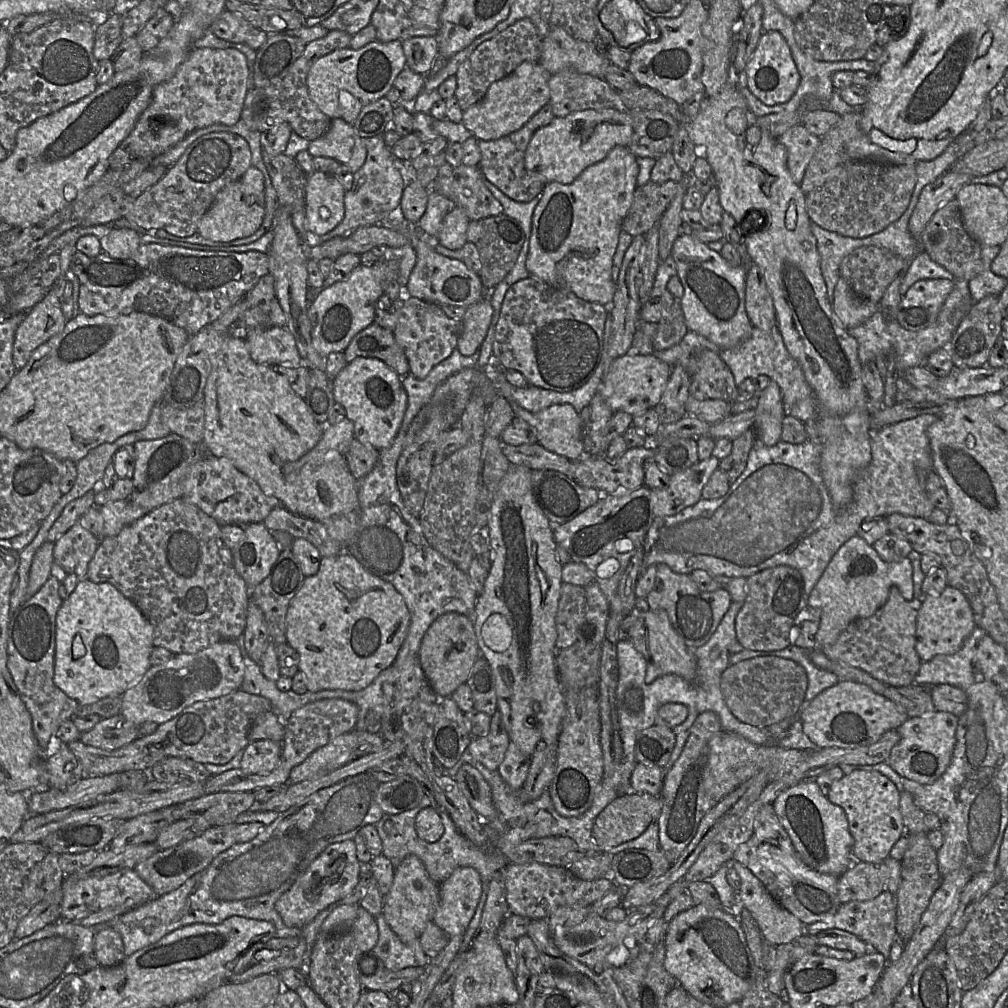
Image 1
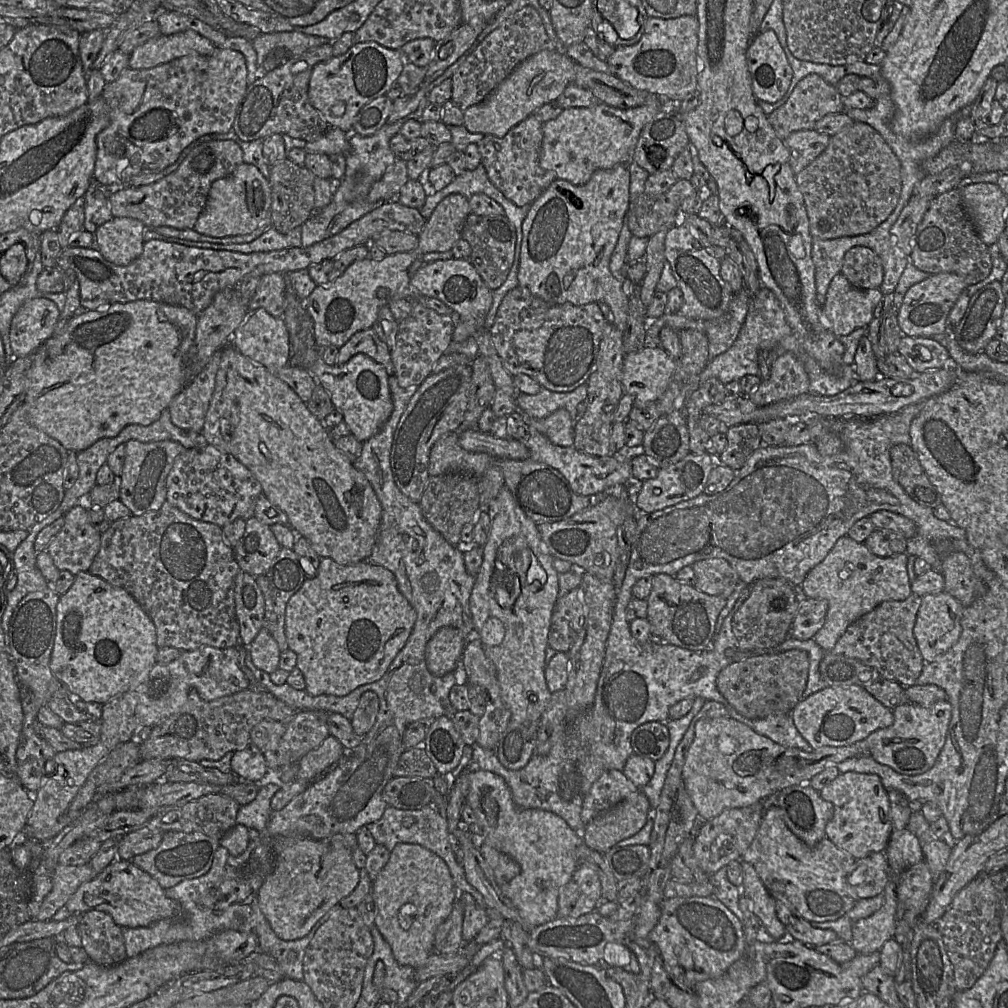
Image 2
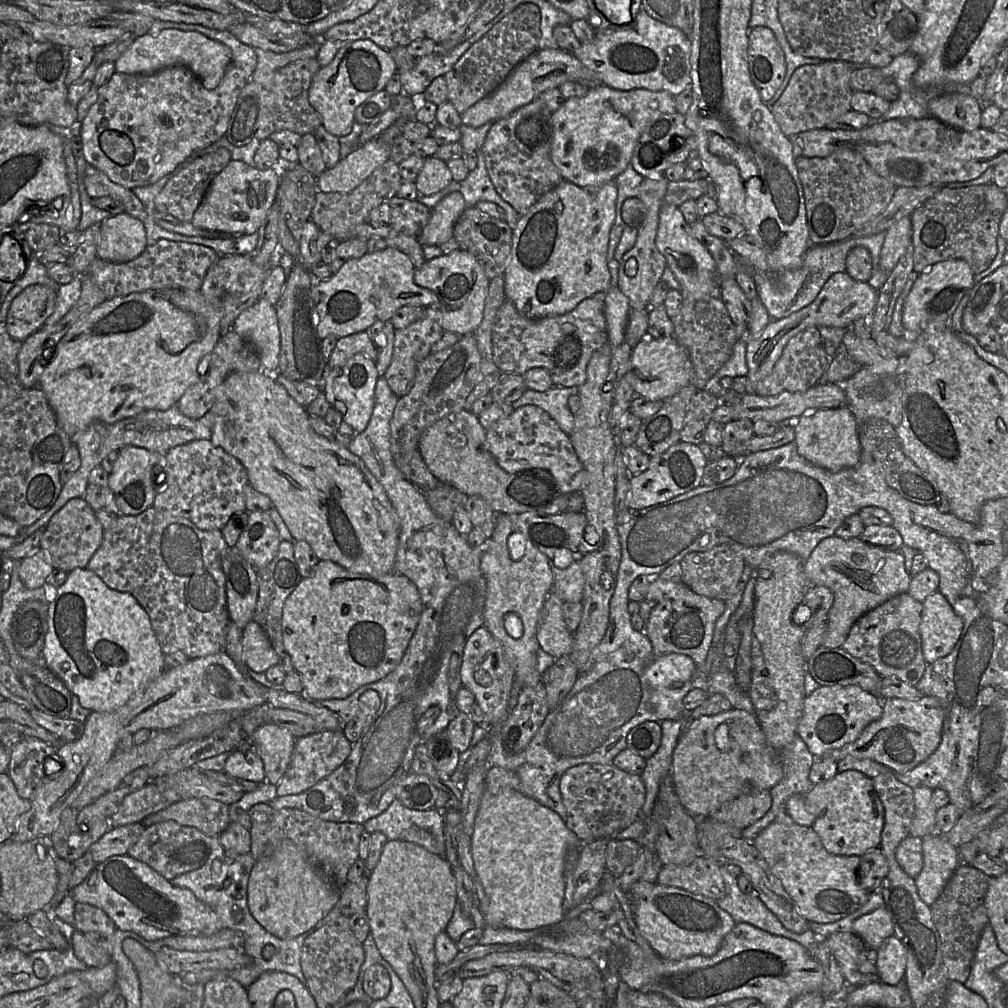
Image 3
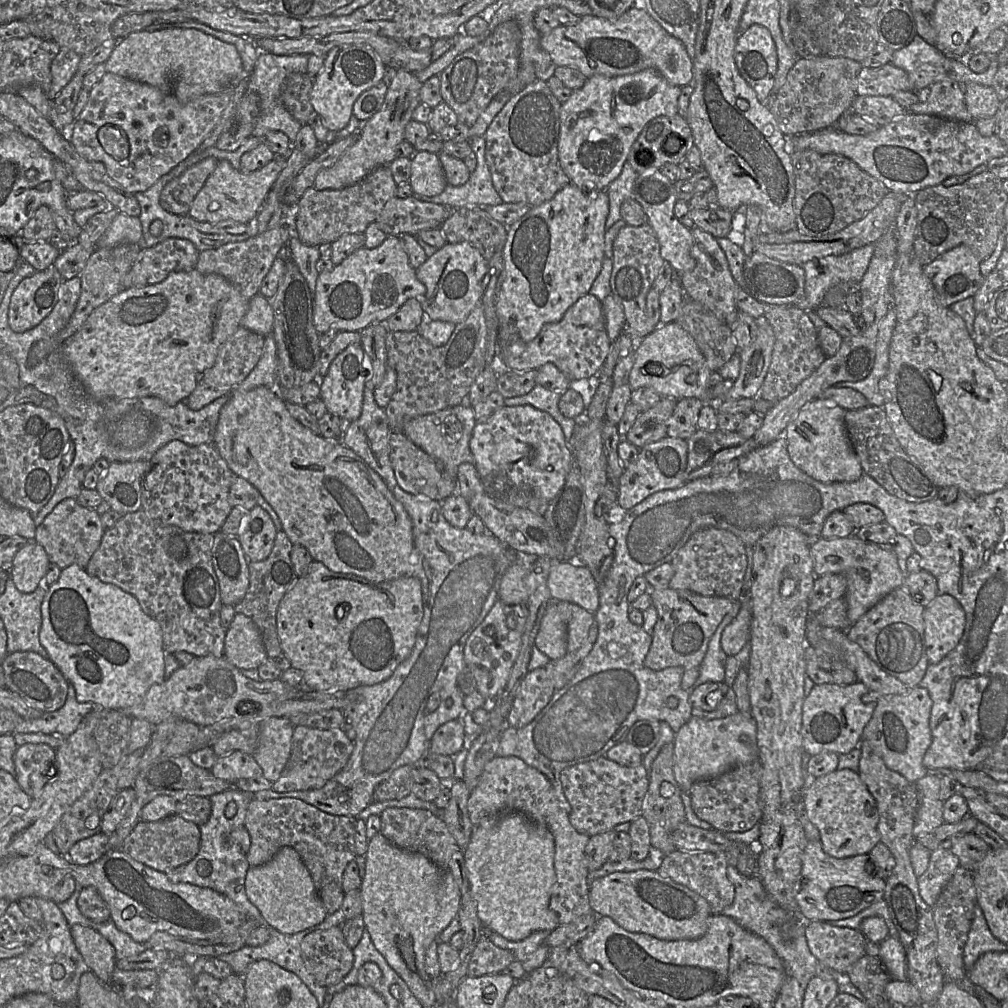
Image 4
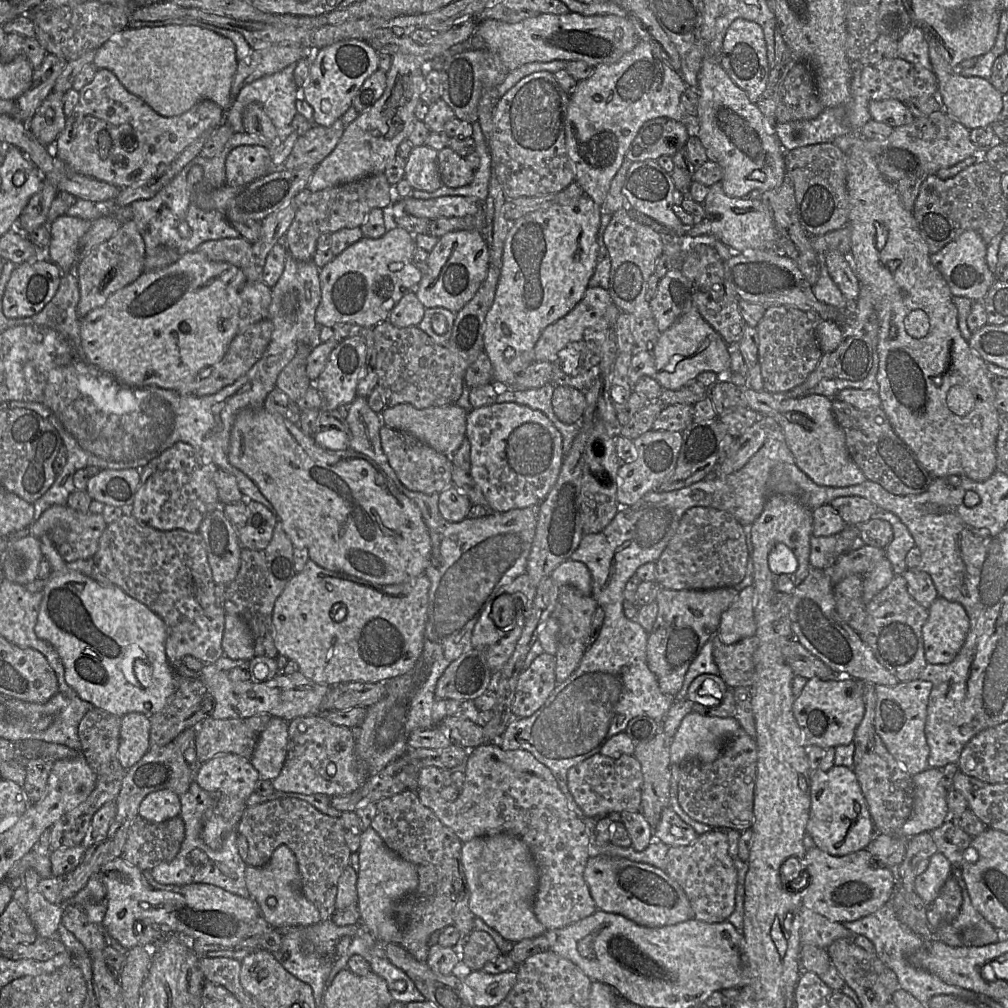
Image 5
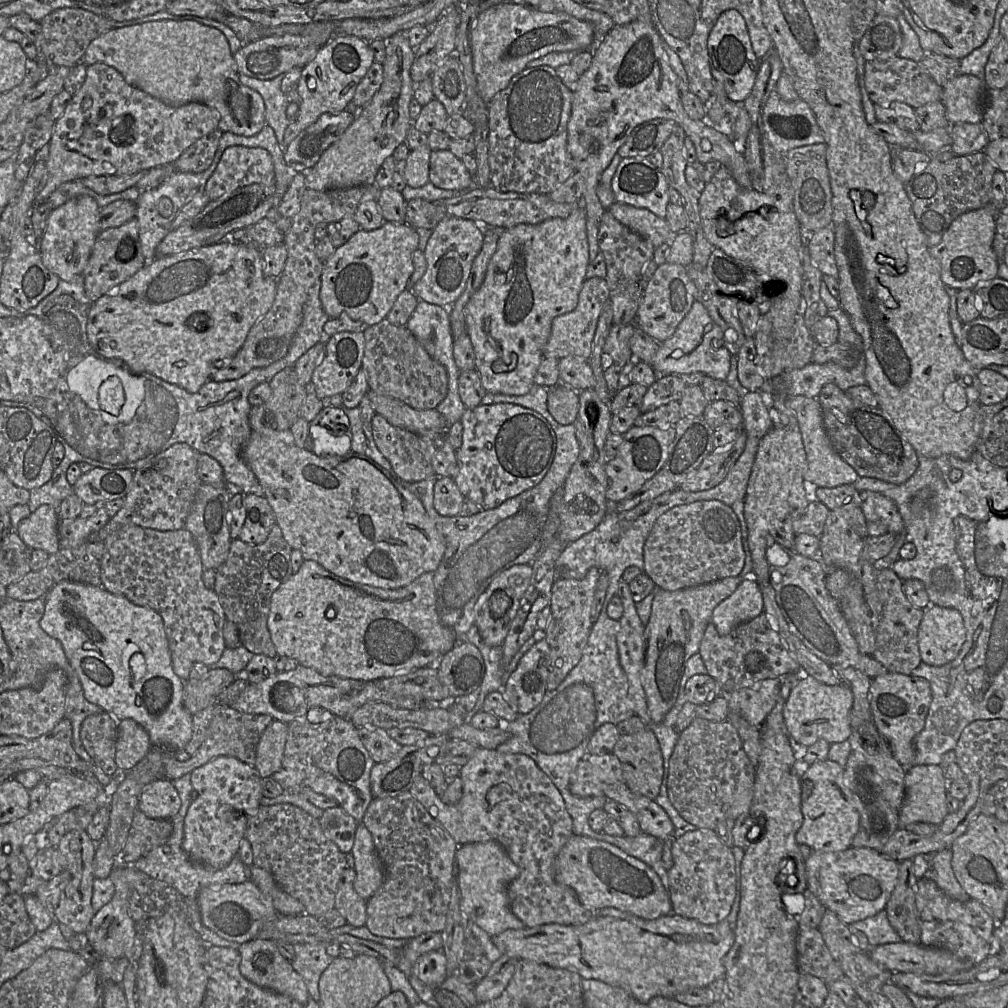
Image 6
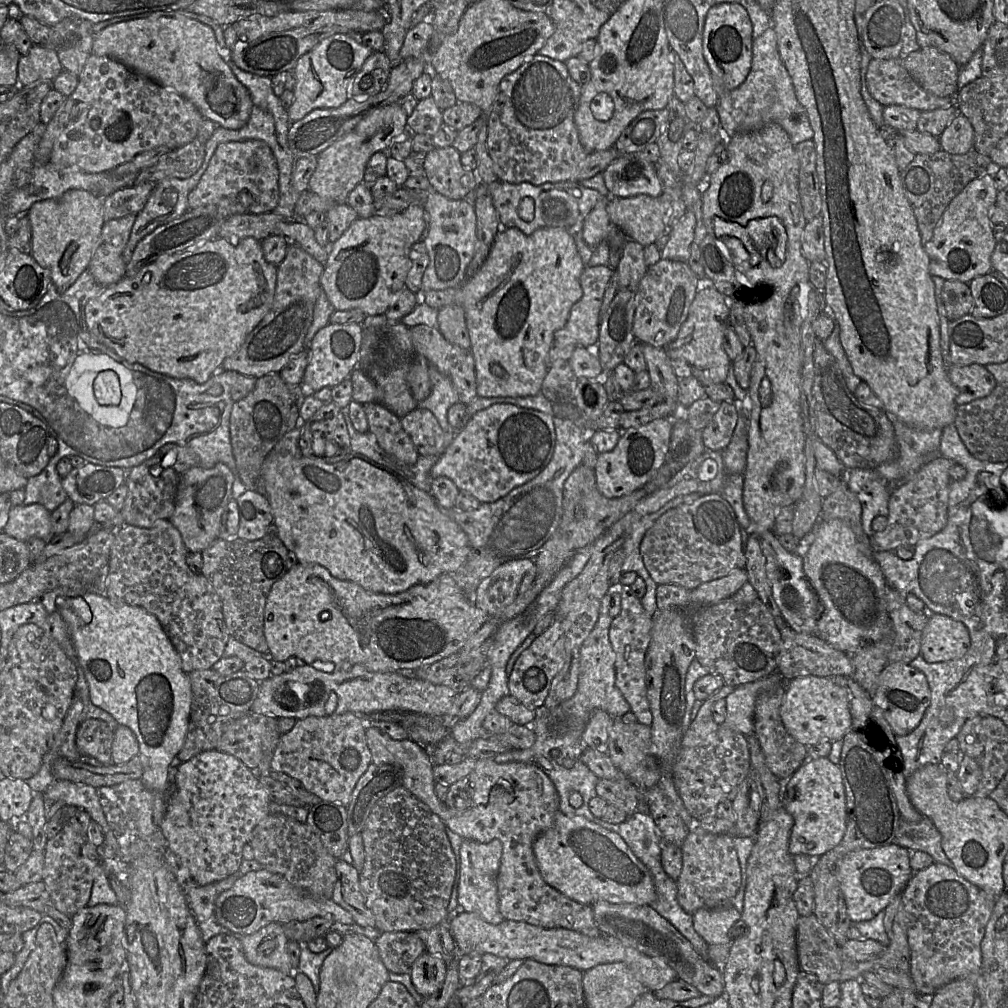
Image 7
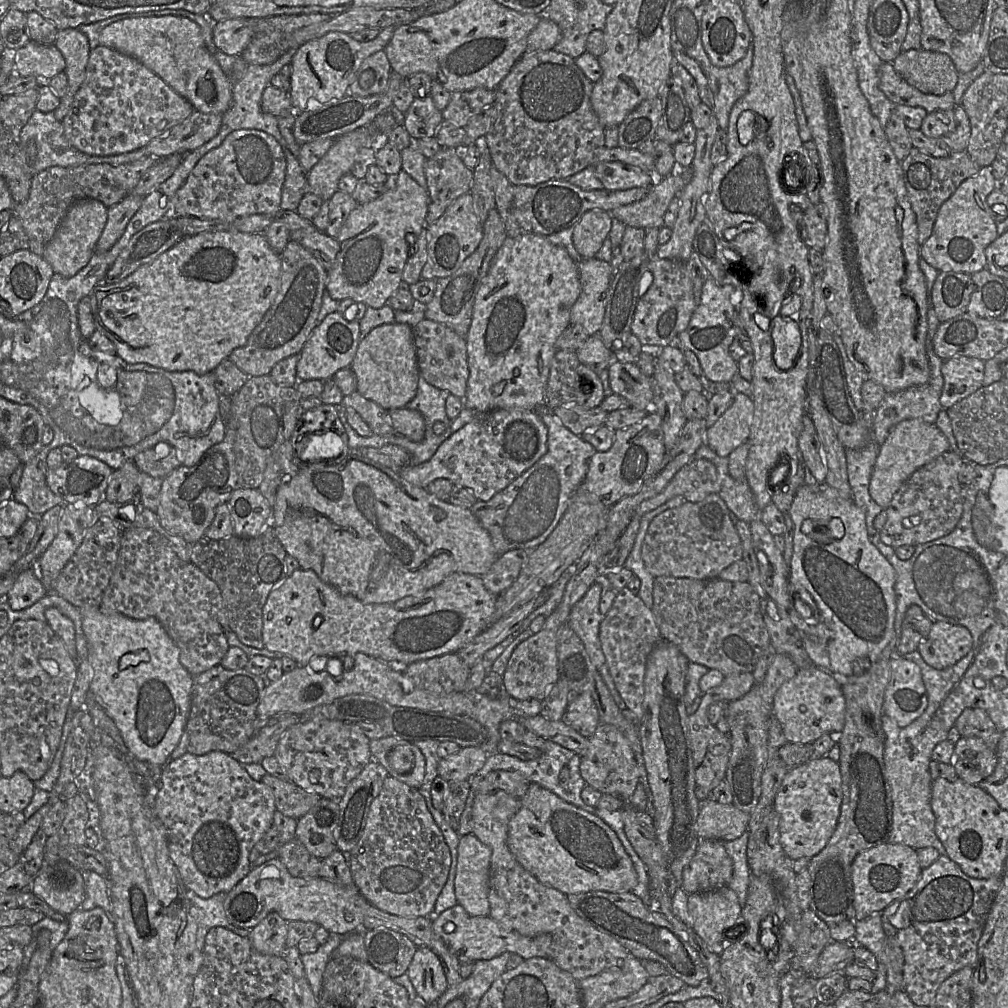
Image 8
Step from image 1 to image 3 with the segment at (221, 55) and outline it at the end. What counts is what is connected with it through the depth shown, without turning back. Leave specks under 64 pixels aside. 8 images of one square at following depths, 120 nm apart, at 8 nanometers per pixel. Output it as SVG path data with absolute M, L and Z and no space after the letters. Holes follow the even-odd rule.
M233 62L227 67L220 84L212 90L206 89L196 77L196 75L189 68L183 65L169 66L151 74L126 74L115 72L108 82L98 87L98 98L96 102L89 108L85 117L80 121L80 142L84 158L89 163L89 165L92 165L93 167L104 172L113 183L119 184L124 188L131 190L135 187L153 184L164 175L172 172L194 151L209 146L225 135L238 96L246 83L247 81L245 79L243 70ZM105 130L118 130L129 136L134 146L134 157L130 163L125 165L117 164L103 153L99 145L99 137Z

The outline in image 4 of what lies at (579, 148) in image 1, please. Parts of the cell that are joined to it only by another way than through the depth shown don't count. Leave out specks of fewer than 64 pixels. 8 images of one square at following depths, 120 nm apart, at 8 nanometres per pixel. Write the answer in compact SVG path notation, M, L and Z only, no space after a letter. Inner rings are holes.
M654 69L616 77L594 75L585 84L572 91L561 105L558 137L559 163L570 183L584 190L605 190L618 177L627 161L630 149L644 126L659 116L674 116L678 112L681 87L670 84Z

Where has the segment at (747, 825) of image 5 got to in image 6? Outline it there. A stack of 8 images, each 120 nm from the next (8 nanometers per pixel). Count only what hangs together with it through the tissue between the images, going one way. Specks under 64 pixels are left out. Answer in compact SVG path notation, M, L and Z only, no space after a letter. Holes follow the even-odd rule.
M696 716L689 724L689 726L680 733L673 753L670 757L669 775L667 782L668 795L673 806L687 822L695 825L697 828L715 830L716 825L724 819L730 818L735 821L741 815L750 814L752 798L754 795L755 771L756 768L752 765L749 757L743 749L743 745L737 729L730 721L726 720L722 722L715 722Z

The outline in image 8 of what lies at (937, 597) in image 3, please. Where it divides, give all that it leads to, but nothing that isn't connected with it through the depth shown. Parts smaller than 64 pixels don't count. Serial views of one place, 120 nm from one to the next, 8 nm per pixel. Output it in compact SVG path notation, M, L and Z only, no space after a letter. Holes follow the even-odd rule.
M934 621L928 636L918 646L925 662L935 669L945 669L964 658L973 645L969 630L961 625Z

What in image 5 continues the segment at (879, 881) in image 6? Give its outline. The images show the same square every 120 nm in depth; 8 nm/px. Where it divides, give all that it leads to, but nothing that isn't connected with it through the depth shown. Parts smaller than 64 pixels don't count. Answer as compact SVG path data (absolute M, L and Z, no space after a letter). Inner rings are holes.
M817 846L808 849L801 862L805 876L803 906L834 922L851 922L874 913L890 901L896 880L892 870L868 849L833 856Z

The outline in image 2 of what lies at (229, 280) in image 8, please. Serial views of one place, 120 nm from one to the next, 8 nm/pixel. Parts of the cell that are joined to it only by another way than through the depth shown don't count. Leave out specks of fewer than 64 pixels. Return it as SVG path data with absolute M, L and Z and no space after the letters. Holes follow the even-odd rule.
M150 300L115 303L103 309L79 311L69 320L63 332L52 335L32 352L33 363L28 371L27 390L24 398L30 422L50 437L59 441L68 451L72 450L75 452L87 449L102 438L117 436L127 425L148 426L154 423L186 386L186 363L194 346L197 322L198 315L185 307Z

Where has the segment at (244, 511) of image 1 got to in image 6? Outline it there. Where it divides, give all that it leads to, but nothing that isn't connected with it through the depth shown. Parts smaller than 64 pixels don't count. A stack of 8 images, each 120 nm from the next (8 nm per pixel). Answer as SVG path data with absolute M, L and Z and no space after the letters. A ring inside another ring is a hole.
M176 443L134 471L123 507L107 524L90 536L90 542L104 541L112 532L126 525L138 525L159 531L185 527L195 496L202 485L197 472L198 452L186 443Z

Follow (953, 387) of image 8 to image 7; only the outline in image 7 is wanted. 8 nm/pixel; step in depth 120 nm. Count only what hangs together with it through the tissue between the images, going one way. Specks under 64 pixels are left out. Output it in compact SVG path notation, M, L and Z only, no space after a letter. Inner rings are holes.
M980 364L952 365L948 369L951 382L957 389L956 404L967 404L987 397L998 385L994 376Z

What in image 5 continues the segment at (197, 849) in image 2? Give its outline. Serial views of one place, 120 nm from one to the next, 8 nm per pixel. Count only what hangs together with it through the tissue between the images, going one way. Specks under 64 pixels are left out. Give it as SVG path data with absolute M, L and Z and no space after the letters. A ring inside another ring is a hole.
M138 815L129 829L121 857L132 866L151 870L160 863L173 860L179 853L184 838L185 824L180 816L165 822L149 822Z

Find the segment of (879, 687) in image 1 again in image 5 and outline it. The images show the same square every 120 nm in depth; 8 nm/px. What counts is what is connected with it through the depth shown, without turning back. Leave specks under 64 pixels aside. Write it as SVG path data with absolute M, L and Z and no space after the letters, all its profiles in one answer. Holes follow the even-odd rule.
M894 575L887 587L876 594L866 605L867 618L858 634L871 649L876 659L900 682L920 679L928 664L924 654L922 628L928 610L912 599L902 575Z

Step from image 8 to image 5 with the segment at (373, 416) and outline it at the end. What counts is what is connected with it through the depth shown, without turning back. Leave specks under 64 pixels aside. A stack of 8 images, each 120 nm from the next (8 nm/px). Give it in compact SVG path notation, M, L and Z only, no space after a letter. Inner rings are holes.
M383 425L380 429L380 439L383 452L388 463L394 470L398 480L407 489L424 494L440 493L453 485L451 458L437 452L414 436L388 428Z

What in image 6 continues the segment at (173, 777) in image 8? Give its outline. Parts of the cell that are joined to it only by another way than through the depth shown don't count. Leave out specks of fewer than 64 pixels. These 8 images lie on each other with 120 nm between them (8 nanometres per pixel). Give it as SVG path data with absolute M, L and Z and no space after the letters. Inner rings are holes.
M231 756L217 757L190 773L192 799L184 820L182 849L194 861L222 869L239 852L248 820L259 809L263 798L257 769Z

